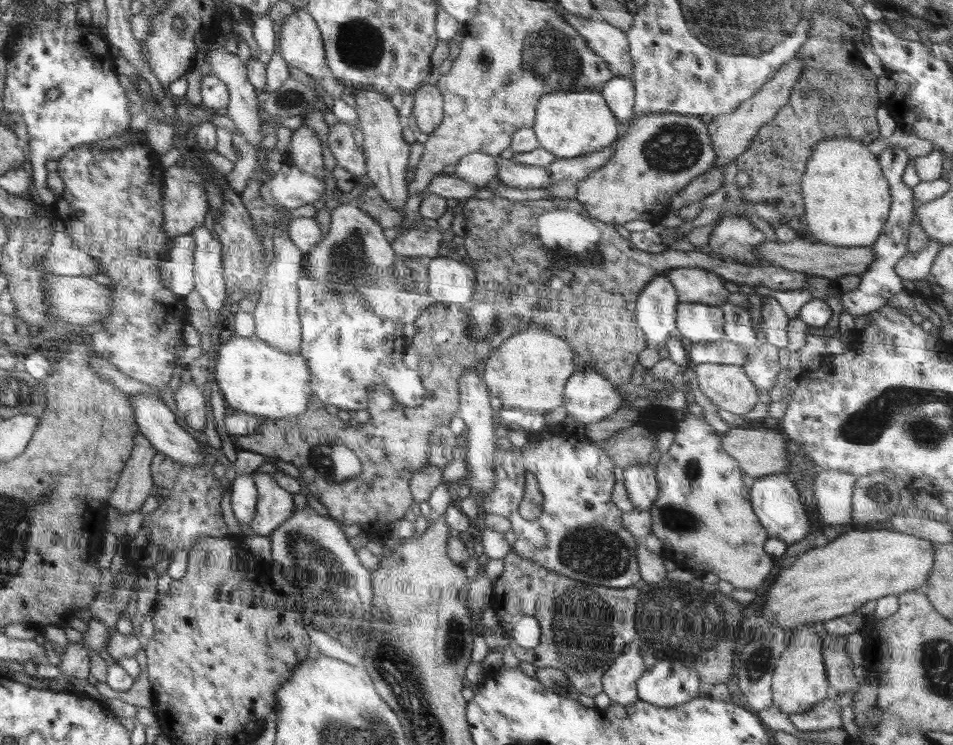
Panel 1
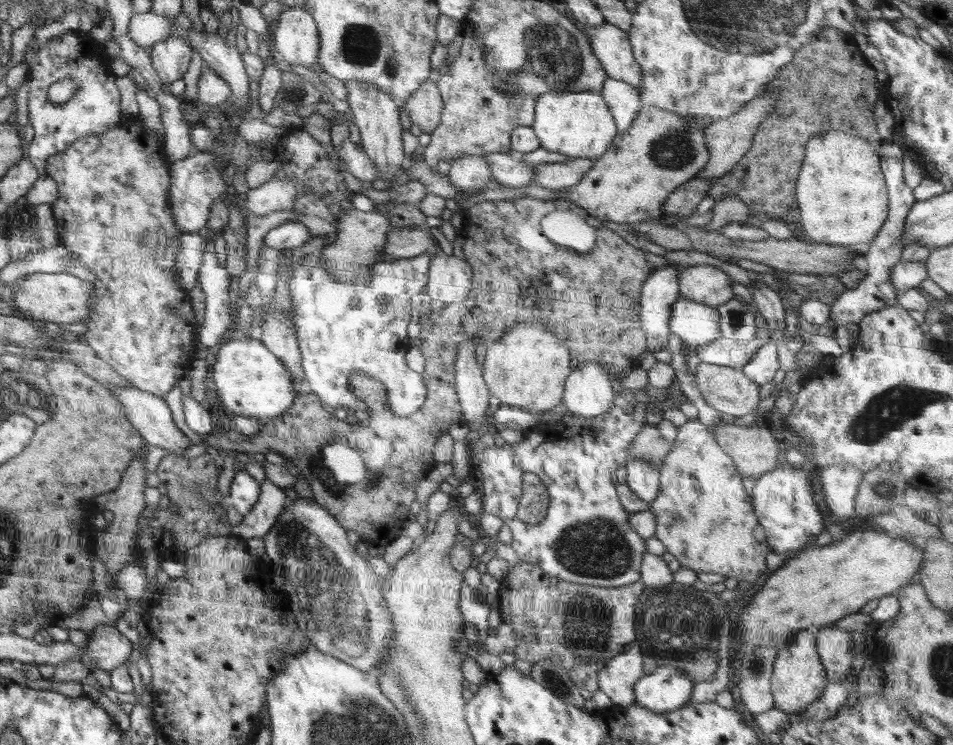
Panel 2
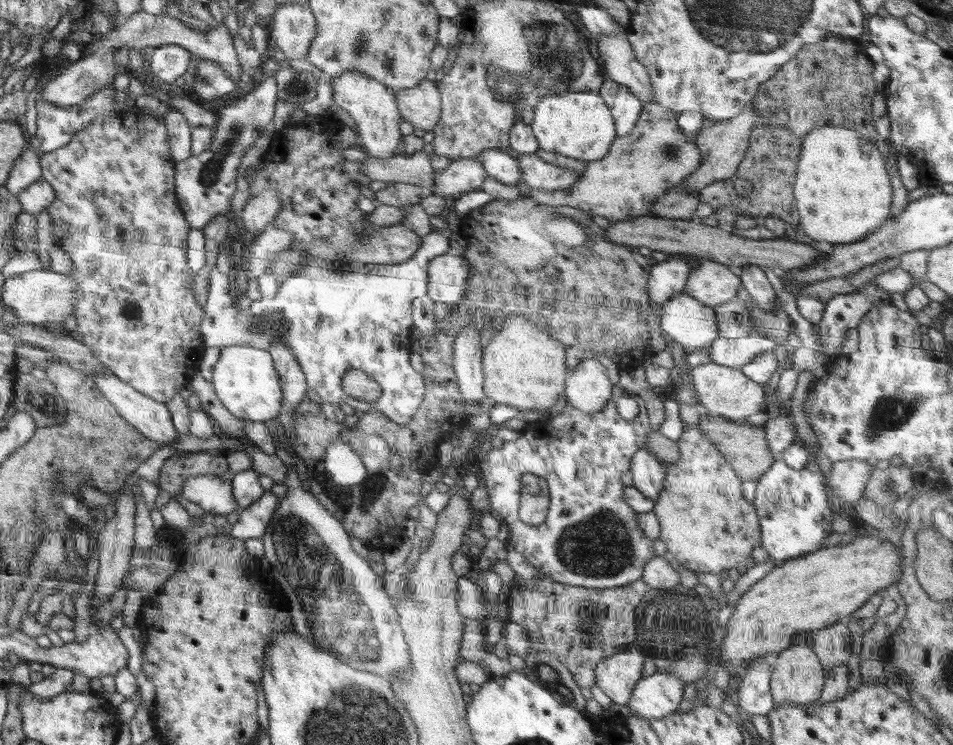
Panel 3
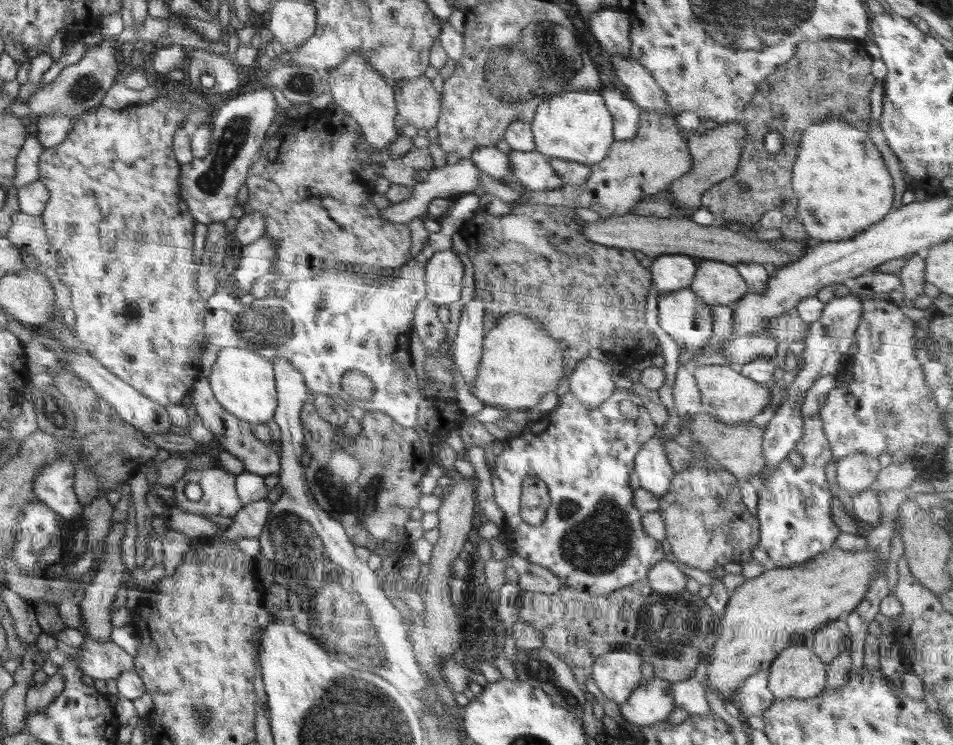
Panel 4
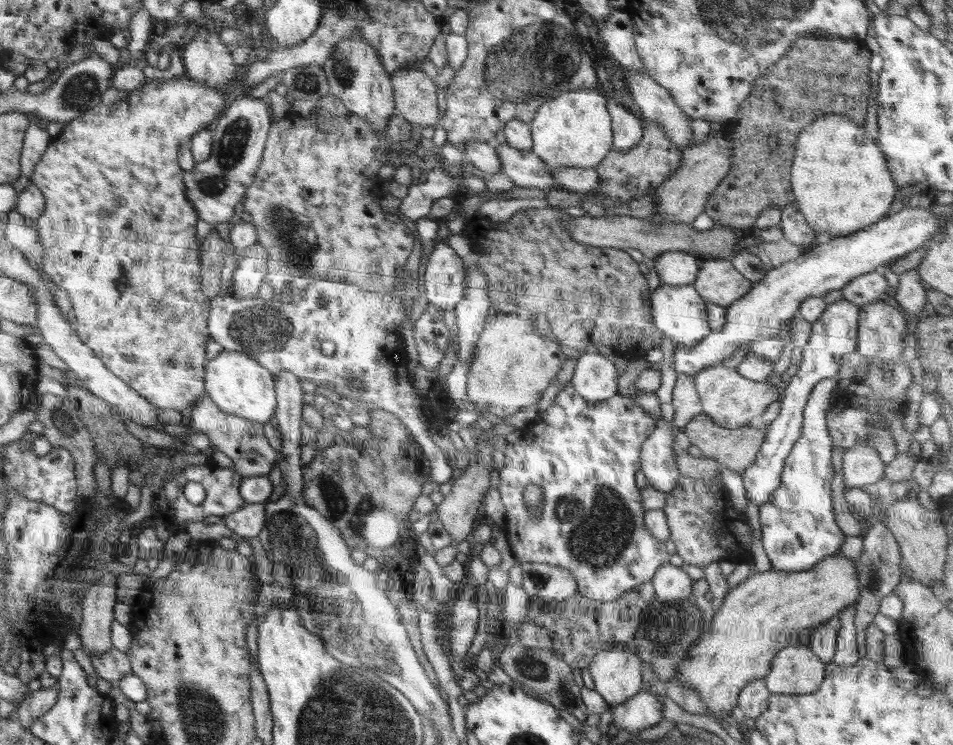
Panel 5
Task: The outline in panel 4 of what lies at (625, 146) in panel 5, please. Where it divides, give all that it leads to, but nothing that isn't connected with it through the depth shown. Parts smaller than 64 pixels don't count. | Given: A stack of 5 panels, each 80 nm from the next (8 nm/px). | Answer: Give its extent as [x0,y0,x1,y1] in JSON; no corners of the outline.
[600,88,641,139]

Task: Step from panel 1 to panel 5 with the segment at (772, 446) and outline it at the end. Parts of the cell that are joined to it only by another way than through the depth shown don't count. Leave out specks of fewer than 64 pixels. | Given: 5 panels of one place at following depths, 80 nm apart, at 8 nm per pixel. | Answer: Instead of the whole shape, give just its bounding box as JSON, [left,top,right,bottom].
[681,412,765,474]

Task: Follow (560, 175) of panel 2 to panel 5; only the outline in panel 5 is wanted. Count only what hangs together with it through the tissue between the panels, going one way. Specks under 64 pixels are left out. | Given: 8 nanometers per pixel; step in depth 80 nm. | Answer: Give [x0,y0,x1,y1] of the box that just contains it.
[493,142,558,190]

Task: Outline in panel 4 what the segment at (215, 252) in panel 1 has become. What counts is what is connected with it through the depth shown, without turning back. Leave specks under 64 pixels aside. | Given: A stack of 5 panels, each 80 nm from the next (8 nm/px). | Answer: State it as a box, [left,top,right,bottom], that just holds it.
[205,191,480,428]

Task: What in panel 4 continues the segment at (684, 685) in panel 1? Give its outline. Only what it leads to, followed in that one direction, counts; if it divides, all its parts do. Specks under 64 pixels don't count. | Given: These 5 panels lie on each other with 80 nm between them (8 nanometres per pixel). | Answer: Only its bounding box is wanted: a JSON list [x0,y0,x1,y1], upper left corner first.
[620,676,675,727]

